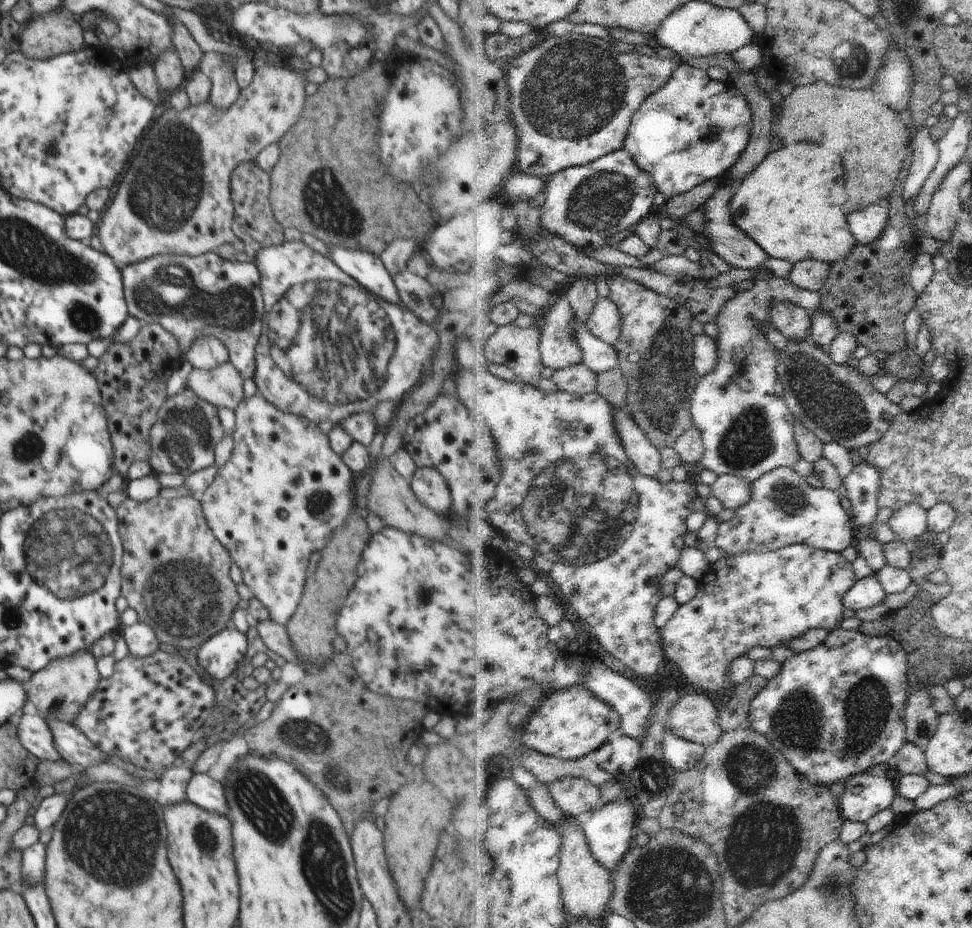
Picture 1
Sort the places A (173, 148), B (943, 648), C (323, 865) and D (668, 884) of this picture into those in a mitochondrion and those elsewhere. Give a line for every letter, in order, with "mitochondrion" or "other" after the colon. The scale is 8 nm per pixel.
A: mitochondrion
B: mitochondrion
C: mitochondrion
D: mitochondrion

